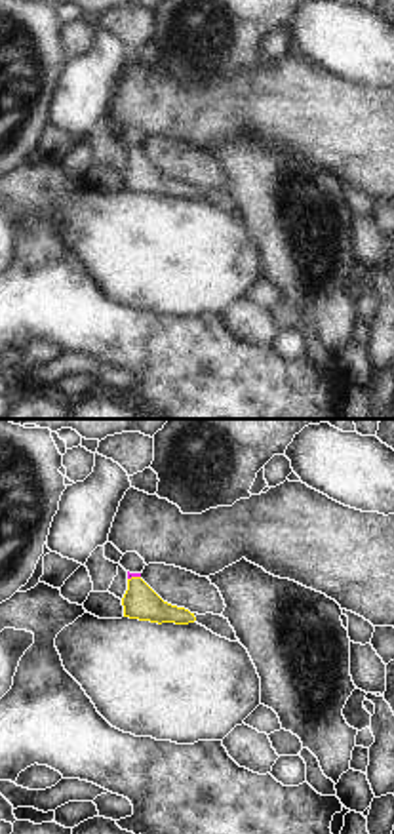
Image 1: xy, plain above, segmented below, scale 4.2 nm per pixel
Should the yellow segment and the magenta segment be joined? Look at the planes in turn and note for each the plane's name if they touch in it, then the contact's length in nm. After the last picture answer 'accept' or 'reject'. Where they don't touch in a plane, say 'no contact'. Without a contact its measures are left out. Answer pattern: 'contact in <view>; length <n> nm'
contact in xy; length 60 nm

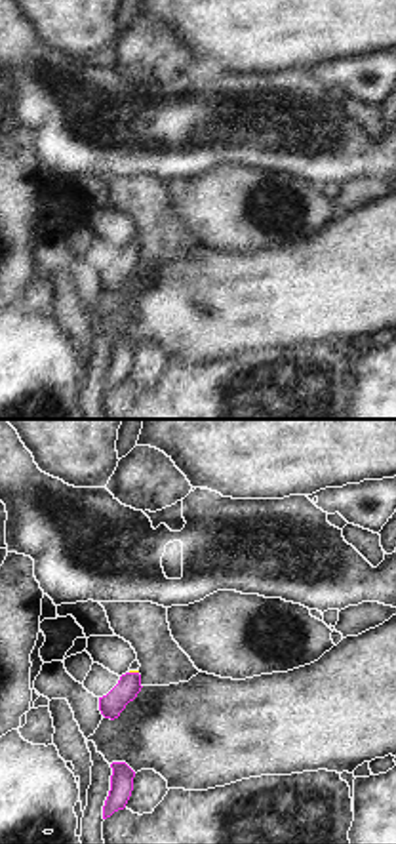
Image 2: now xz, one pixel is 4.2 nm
contact in xz; length 40 nm

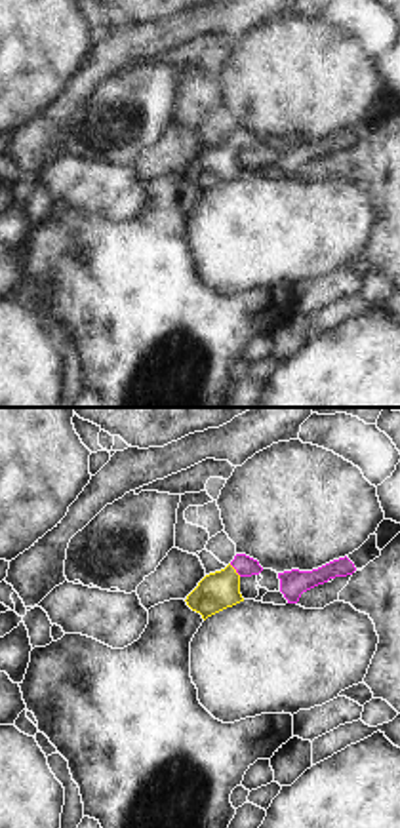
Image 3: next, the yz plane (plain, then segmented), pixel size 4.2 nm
contact in yz; length 80 nm

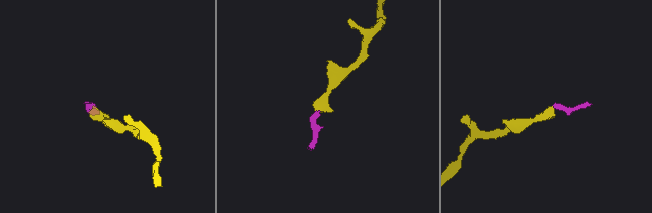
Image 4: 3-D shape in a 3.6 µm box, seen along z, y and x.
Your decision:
accept

